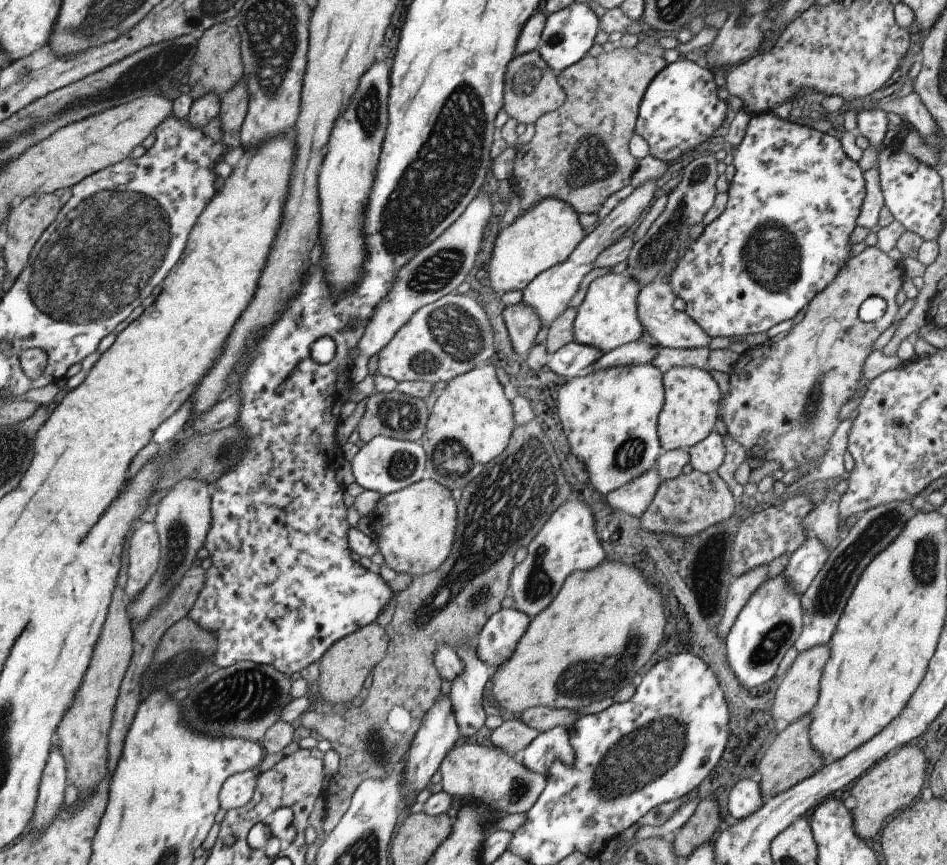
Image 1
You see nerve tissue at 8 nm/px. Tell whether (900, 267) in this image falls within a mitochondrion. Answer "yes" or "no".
no

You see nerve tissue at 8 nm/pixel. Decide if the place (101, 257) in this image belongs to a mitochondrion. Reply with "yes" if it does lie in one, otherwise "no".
yes

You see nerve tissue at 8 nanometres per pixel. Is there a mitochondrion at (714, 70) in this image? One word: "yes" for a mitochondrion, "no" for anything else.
no

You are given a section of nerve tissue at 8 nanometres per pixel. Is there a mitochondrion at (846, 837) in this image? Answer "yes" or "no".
no

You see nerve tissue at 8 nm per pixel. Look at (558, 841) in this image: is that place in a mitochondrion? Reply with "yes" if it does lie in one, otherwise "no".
no

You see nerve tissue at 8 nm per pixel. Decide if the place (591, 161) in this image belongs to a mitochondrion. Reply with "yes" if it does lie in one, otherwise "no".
yes

